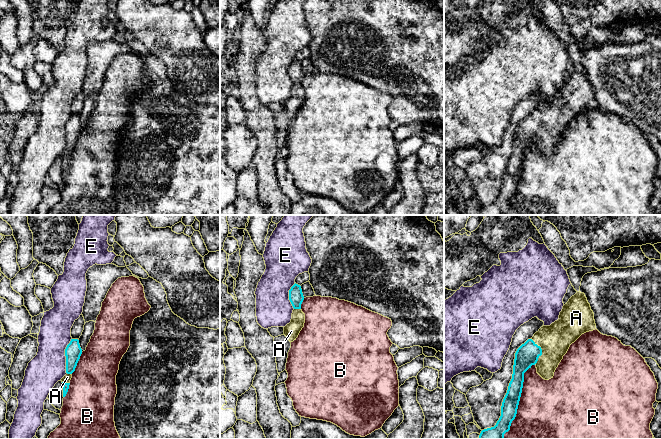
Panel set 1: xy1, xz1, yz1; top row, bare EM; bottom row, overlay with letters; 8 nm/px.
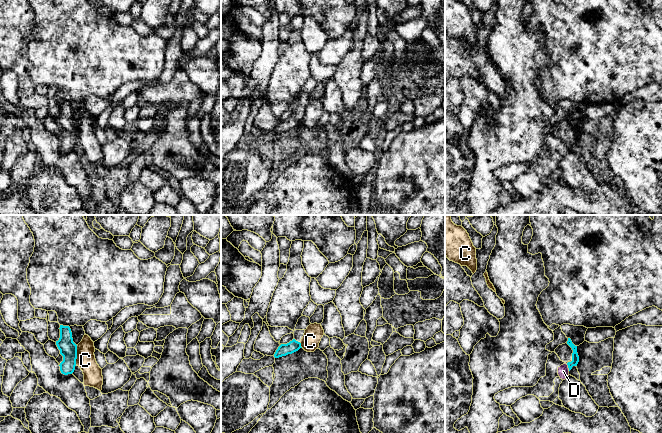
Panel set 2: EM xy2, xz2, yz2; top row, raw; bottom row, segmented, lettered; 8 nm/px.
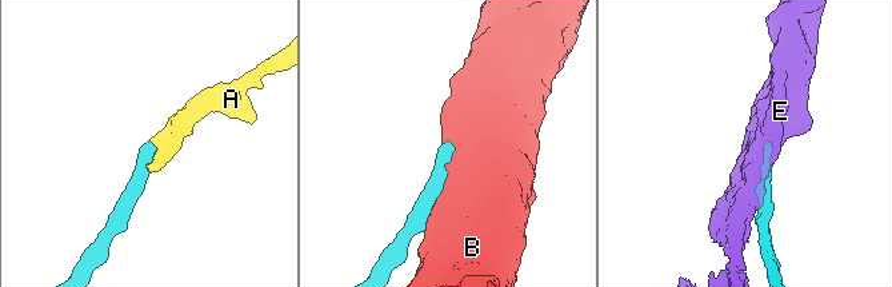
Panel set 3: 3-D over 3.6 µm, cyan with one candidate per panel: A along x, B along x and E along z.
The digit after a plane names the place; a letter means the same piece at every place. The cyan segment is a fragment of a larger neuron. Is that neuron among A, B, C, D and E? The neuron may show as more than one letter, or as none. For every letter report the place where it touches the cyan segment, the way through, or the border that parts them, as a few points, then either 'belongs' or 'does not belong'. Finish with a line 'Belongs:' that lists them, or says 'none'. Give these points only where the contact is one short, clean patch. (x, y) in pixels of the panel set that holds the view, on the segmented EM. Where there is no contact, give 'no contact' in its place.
A: yz1 (541, 351) | across yz1 (527, 354), (533, 351), (541, 351), (554, 340) | belongs
B: yz1 (519, 400) | does not belong
C: xy2 (76, 355) | along xy2 (77, 346), (75, 364) | does not belong
D: yz2 (568, 367) | across yz2 (575, 358), (568, 367), (563, 371) | belongs
E: xy1 (65, 355) | along xy1 (71, 338), (65, 349), (66, 373) | does not belong
Belongs: A, D

